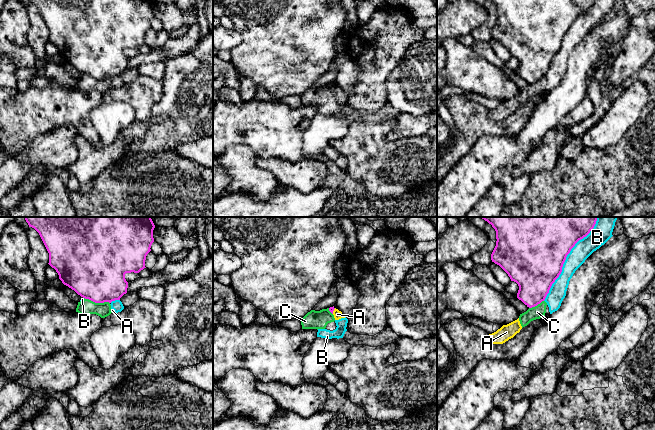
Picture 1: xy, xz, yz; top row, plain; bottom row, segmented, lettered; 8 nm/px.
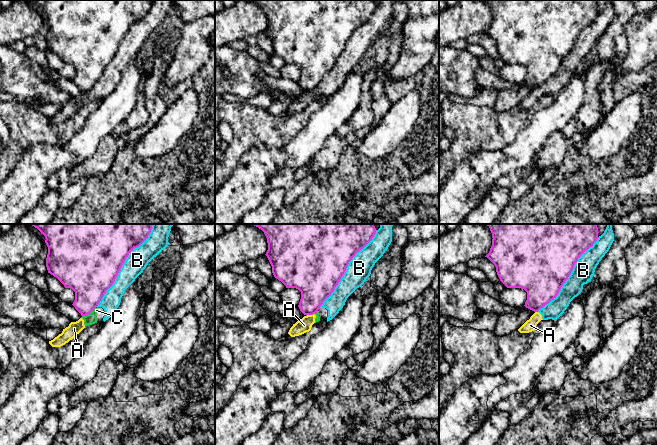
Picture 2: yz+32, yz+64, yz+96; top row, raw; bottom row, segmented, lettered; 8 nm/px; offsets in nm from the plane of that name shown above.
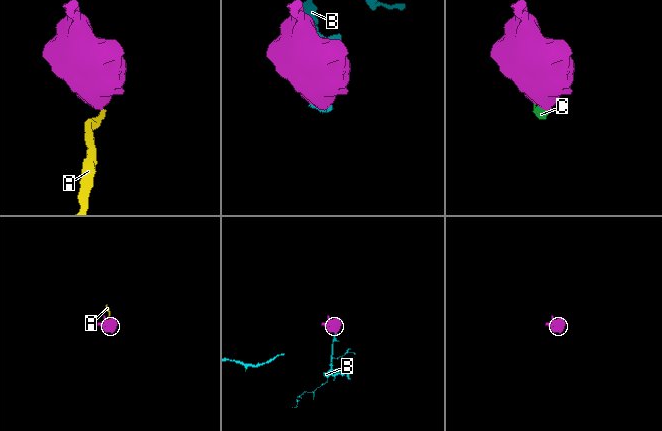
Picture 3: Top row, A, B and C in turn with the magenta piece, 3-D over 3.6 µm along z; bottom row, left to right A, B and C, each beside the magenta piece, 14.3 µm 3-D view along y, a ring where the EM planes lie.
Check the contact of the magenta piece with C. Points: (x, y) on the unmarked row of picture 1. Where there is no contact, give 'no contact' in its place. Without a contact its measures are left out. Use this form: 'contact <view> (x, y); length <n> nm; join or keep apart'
contact xy (97, 78); length 220 nm; keep apart

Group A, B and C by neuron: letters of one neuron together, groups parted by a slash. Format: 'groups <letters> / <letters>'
groups A B C

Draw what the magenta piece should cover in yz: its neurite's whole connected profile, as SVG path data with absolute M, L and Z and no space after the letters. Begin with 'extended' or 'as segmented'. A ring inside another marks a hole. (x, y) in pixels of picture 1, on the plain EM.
as segmented; M491 0L496 7L496 22L491 36L499 41L518 60L517 74L532 84L545 76L552 60L562 48L567 31L575 20L586 13L595 0Z

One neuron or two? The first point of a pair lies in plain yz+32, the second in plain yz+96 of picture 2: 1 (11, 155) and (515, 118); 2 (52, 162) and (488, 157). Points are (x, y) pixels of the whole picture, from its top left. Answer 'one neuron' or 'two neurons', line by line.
1: one neuron
2: one neuron

